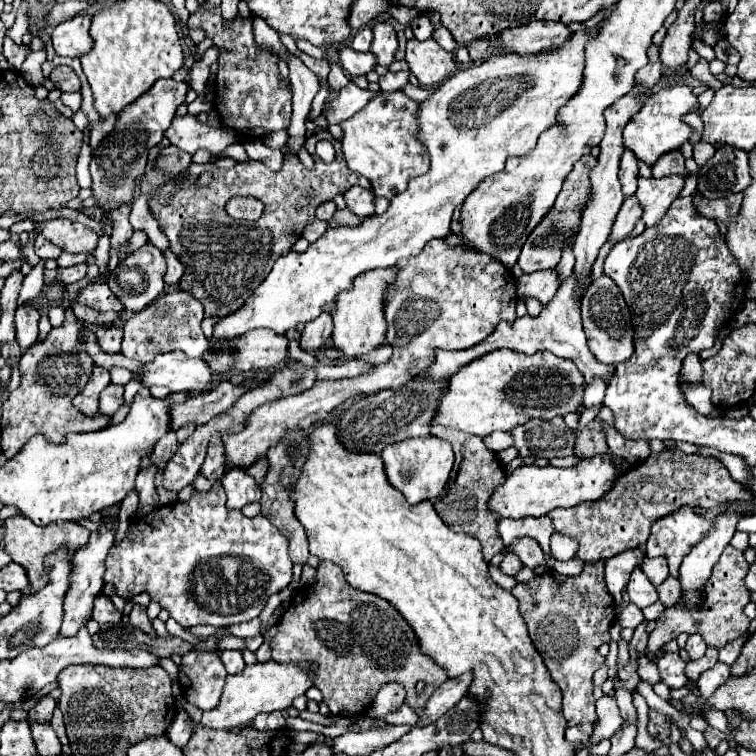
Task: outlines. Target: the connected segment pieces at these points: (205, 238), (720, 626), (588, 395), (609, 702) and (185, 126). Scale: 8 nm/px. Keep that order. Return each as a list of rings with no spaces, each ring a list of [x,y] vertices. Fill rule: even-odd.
[[[329,131],[311,135],[305,141],[305,149],[315,161],[313,169],[305,169],[297,155],[285,153],[279,171],[269,169],[263,161],[247,161],[229,171],[213,169],[213,183],[209,187],[197,187],[197,179],[187,179],[177,193],[149,201],[149,211],[169,239],[169,249],[185,265],[179,289],[195,293],[205,307],[205,317],[225,317],[237,311],[269,275],[273,261],[279,255],[289,253],[293,243],[303,235],[305,225],[317,219],[315,211],[321,203],[329,199],[333,201],[353,185],[371,187],[365,177],[347,167],[341,153],[341,141],[331,137]],[[321,139],[329,139],[333,143],[333,163],[323,163],[315,155],[315,143]],[[231,197],[255,197],[263,201],[263,217],[259,221],[235,221],[227,217],[225,205]]]
[[[731,545],[721,553],[711,579],[707,581],[707,585],[703,587],[705,591],[705,603],[699,611],[687,611],[683,607],[679,607],[677,603],[673,607],[667,607],[663,611],[663,615],[657,621],[657,627],[651,631],[649,635],[649,643],[647,643],[647,651],[655,653],[655,657],[661,653],[663,645],[669,643],[671,639],[677,639],[679,633],[699,633],[707,645],[721,649],[727,641],[739,637],[741,633],[747,631],[749,627],[749,619],[743,615],[743,607],[749,603],[749,591],[743,585],[743,577],[749,571],[749,563],[745,561],[743,551],[733,549]]]
[[[594,379],[585,389],[583,403],[585,408],[603,403],[606,394],[606,383],[601,379]]]
[[[603,695],[597,699],[597,723],[590,737],[592,744],[598,744],[603,739],[611,737],[621,728],[623,719],[619,715],[619,707],[615,703],[615,697]]]
[[[193,115],[173,117],[171,127],[165,131],[165,137],[179,149],[187,153],[195,153],[199,149],[207,149],[211,153],[221,153],[229,145],[239,141],[239,133],[231,127],[207,127],[199,123]]]

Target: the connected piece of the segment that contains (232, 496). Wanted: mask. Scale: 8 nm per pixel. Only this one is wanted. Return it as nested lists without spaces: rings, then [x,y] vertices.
[[[243,469],[227,471],[221,483],[227,493],[229,509],[243,509],[245,505],[261,499],[261,487],[249,475],[245,475]]]

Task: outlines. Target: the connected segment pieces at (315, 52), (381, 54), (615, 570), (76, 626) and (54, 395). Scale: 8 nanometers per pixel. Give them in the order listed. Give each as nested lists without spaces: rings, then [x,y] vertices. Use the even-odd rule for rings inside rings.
[[[297,41],[297,47],[301,49],[301,51],[305,51],[307,55],[311,55],[311,57],[315,57],[315,59],[329,59],[329,51],[327,49],[323,49],[323,47],[313,47],[311,43],[299,43]]]
[[[375,23],[373,25],[373,45],[371,45],[371,53],[377,55],[379,65],[389,67],[395,61],[395,53],[397,53],[397,37],[395,37],[395,29],[389,23]]]
[[[631,549],[611,557],[611,561],[605,561],[605,583],[615,601],[621,601],[621,591],[627,585],[631,571],[643,557],[645,553],[641,549]]]
[[[101,527],[97,531],[91,533],[89,537],[89,543],[83,547],[83,549],[77,549],[75,555],[73,555],[73,561],[75,561],[75,573],[71,575],[71,587],[67,591],[67,597],[65,597],[65,617],[63,617],[63,625],[61,625],[61,631],[59,631],[59,637],[75,637],[75,633],[87,623],[87,619],[91,617],[93,613],[93,601],[95,597],[101,593],[103,589],[103,569],[105,569],[105,557],[113,545],[113,531],[109,527]]]
[[[71,307],[65,309],[65,323],[49,331],[49,335],[41,341],[35,341],[21,357],[21,385],[9,395],[3,403],[3,423],[1,423],[1,447],[7,459],[17,455],[17,451],[29,441],[33,435],[41,433],[53,443],[61,443],[67,433],[85,433],[97,431],[109,425],[109,417],[101,415],[101,423],[97,419],[89,419],[81,415],[73,407],[73,397],[87,385],[91,377],[91,369],[95,367],[93,359],[85,351],[85,343],[81,339],[85,325],[71,313]]]

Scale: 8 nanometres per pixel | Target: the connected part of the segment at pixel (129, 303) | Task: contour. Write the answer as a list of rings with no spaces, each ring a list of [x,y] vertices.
[[[147,243],[145,247],[137,249],[135,253],[131,253],[125,261],[121,261],[115,267],[115,271],[107,279],[107,285],[115,293],[115,297],[119,297],[125,311],[137,313],[137,311],[143,311],[147,305],[151,305],[163,293],[163,285],[165,285],[163,269],[165,269],[163,253],[155,245]]]

